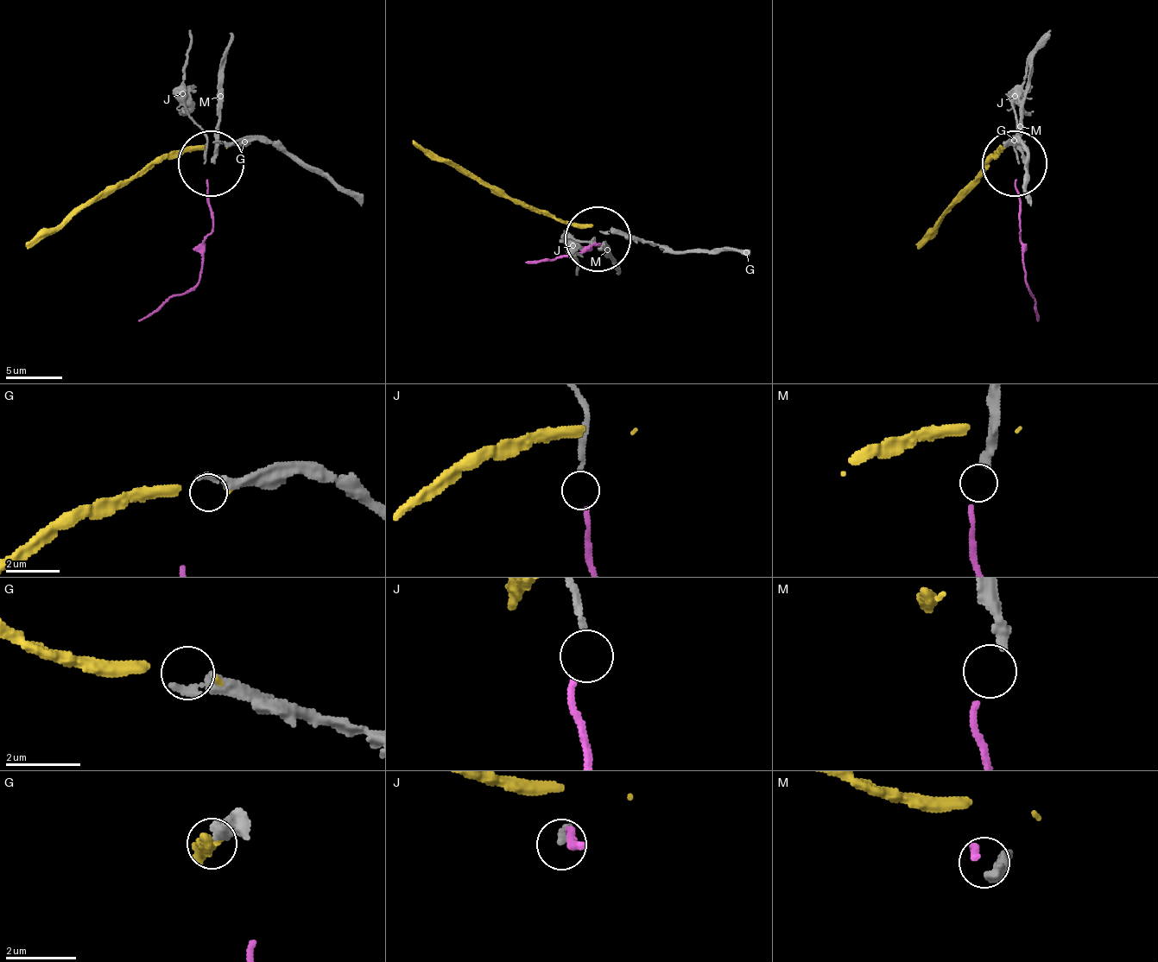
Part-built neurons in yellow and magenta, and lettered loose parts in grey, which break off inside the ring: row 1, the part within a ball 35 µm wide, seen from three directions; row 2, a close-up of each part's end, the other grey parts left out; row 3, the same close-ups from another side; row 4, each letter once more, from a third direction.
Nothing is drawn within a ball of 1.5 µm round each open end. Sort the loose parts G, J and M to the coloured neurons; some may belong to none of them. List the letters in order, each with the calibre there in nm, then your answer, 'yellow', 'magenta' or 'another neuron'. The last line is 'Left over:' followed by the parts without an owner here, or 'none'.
G: calibre 170 nm; yellow
J: calibre 200 nm; magenta
M: calibre 320 nm; another neuron
Left over: M

